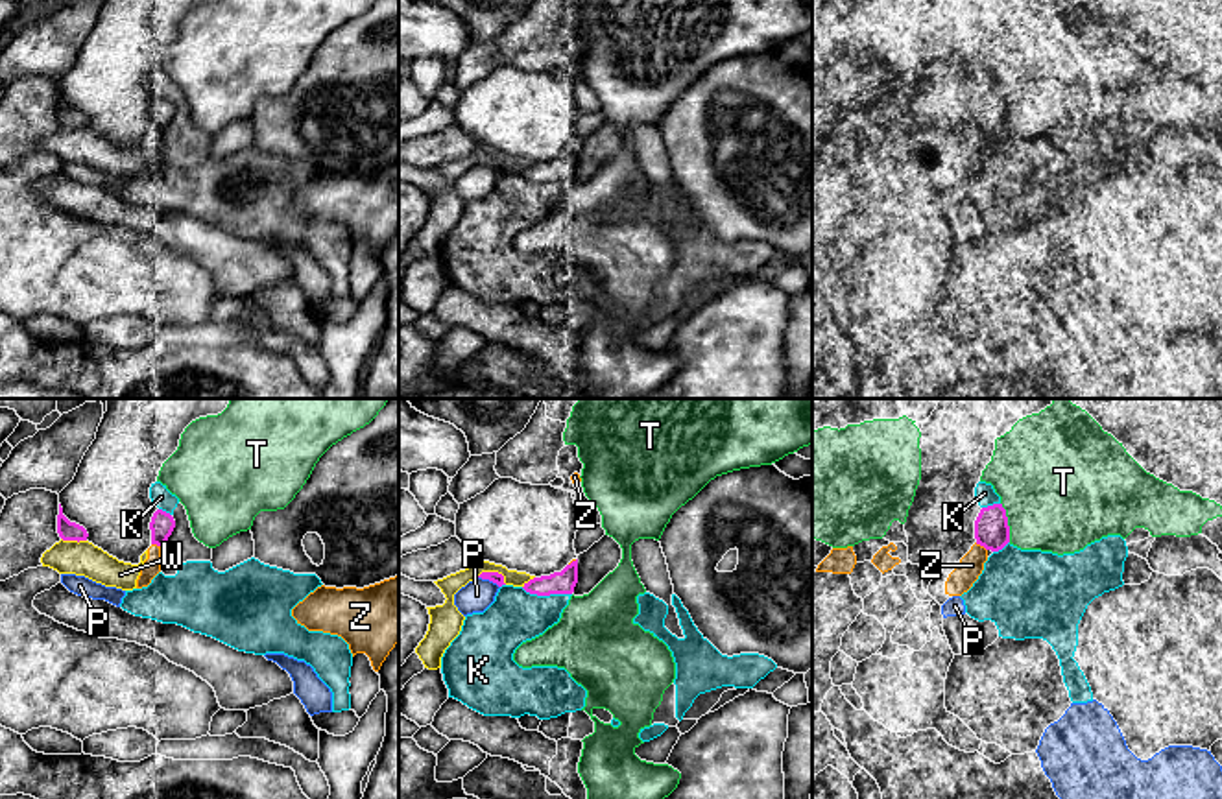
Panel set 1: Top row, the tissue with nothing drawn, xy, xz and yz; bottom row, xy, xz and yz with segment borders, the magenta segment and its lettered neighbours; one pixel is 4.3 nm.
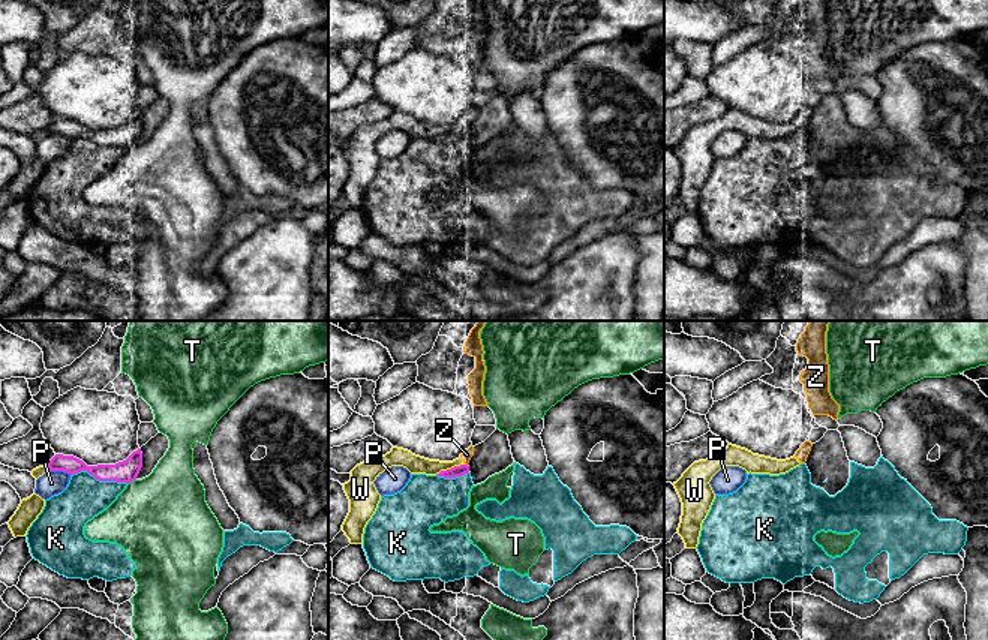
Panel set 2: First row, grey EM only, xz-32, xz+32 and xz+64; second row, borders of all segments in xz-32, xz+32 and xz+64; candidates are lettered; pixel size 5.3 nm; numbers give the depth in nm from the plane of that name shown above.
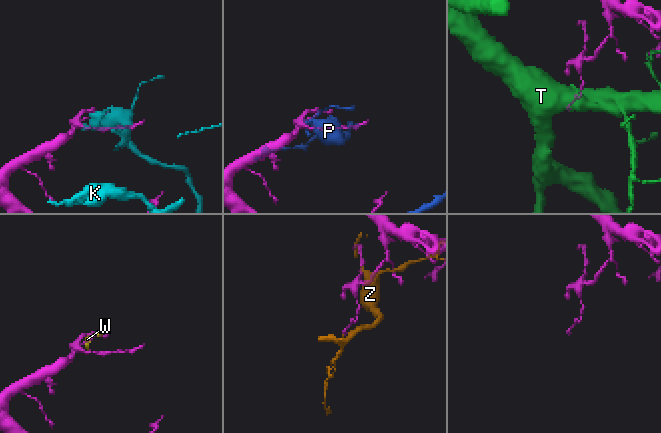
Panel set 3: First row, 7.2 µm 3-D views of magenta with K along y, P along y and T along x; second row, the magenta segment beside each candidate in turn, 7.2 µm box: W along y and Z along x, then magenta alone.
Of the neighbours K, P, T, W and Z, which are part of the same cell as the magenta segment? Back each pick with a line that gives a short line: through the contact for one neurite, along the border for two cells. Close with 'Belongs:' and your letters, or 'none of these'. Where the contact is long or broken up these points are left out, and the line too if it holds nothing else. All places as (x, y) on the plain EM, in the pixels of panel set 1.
Belongs: none of these

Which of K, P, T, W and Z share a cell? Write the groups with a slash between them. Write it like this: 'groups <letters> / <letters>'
groups K / P / T / W Z

